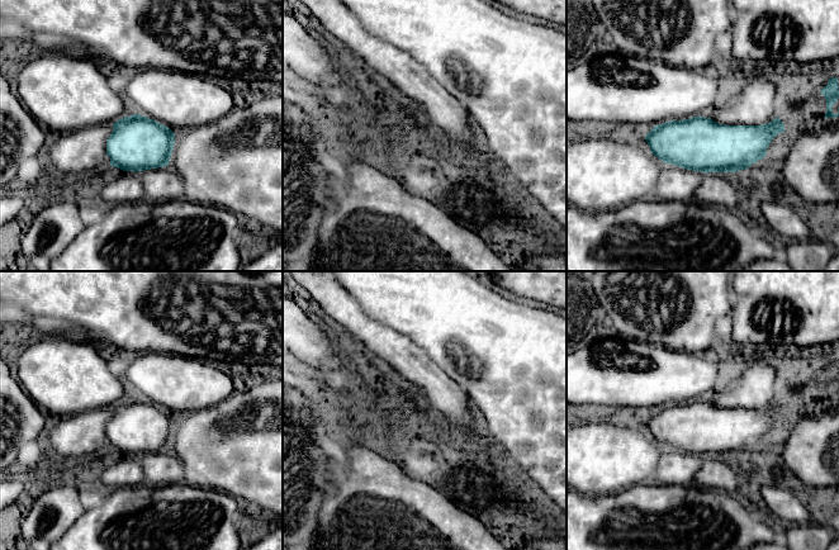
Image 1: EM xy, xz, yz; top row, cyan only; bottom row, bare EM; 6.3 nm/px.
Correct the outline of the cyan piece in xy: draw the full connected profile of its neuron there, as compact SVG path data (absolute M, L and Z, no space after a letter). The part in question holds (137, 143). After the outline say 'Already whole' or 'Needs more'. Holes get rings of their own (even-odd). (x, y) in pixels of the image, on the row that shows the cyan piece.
M133 114L113 124L106 141L110 166L123 171L144 171L167 166L174 150L175 133L158 122Z. Already whole

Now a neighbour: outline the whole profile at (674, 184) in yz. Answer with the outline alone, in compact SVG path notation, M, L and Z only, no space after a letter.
M667 163L658 179L656 195L665 201L693 201L696 189L702 184L706 172L692 171Z

